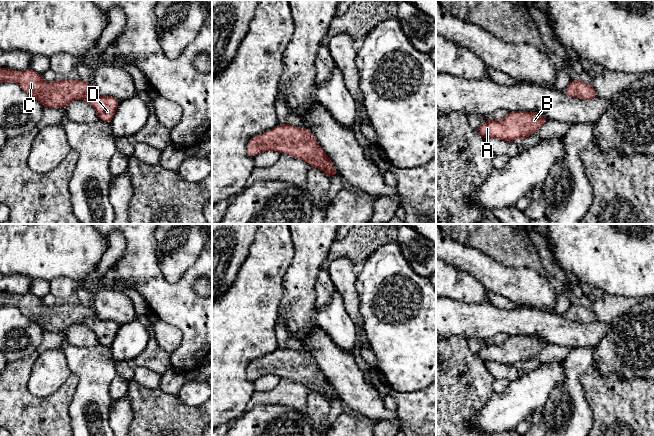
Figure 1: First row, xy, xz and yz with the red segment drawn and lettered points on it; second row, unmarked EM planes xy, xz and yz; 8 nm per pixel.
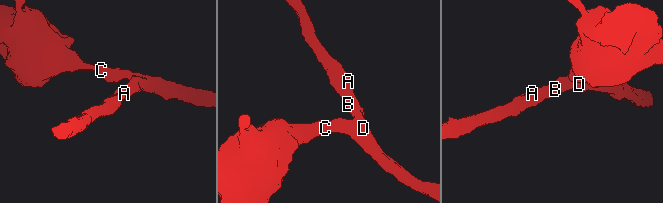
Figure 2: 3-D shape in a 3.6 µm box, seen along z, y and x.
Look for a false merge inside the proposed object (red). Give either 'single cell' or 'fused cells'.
single cell

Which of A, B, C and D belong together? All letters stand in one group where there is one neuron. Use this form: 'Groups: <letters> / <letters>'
Groups: A B C D

